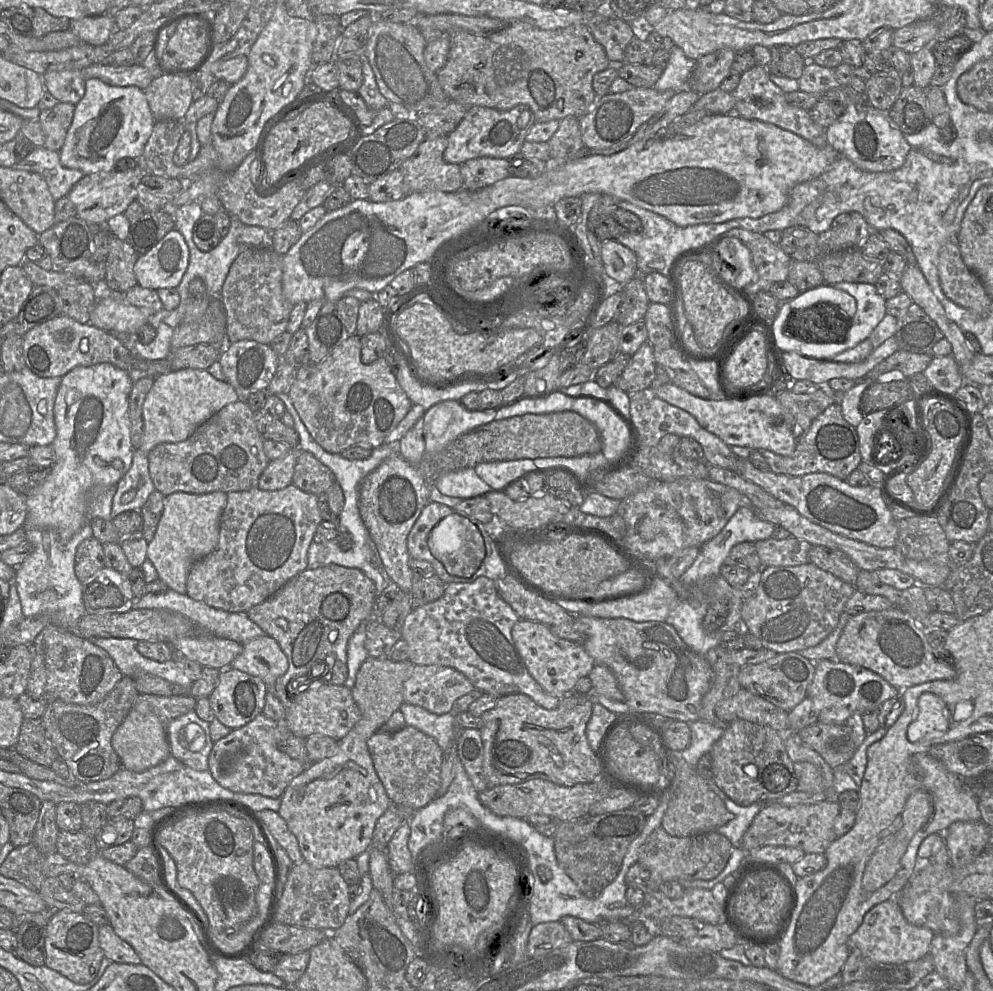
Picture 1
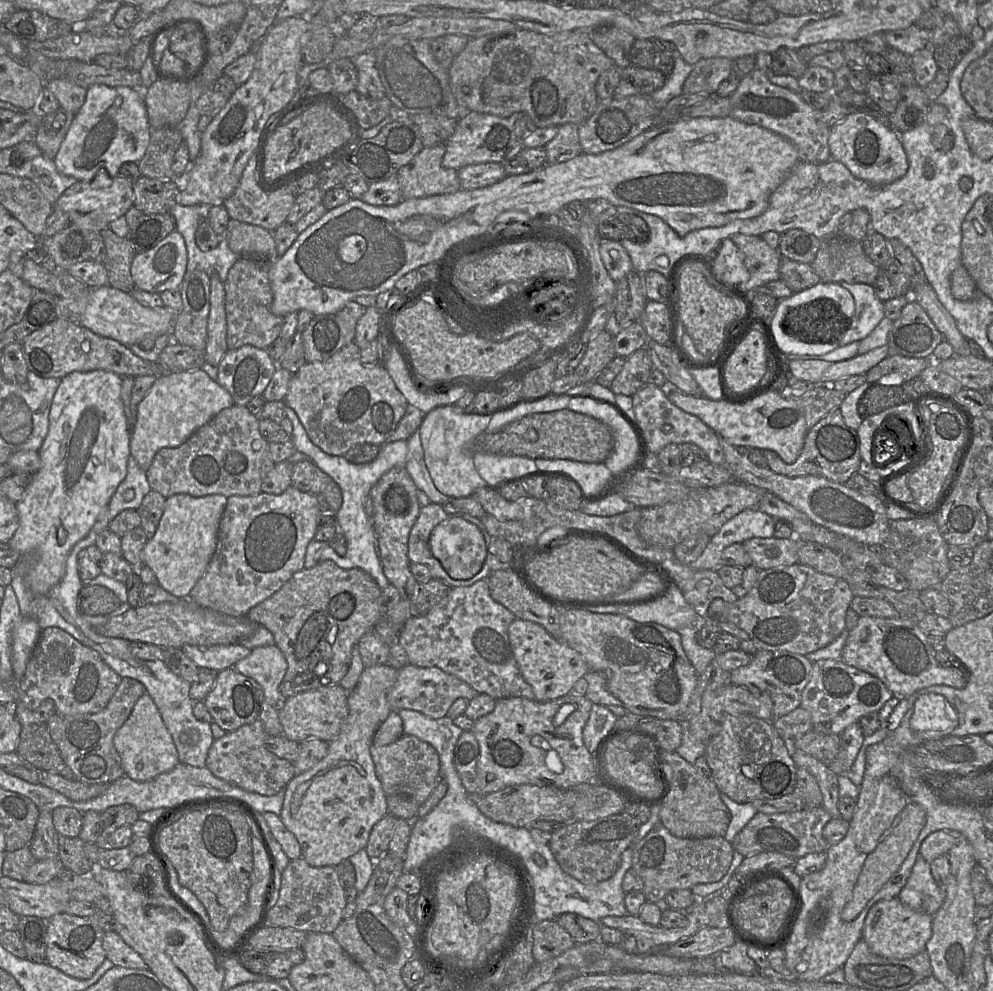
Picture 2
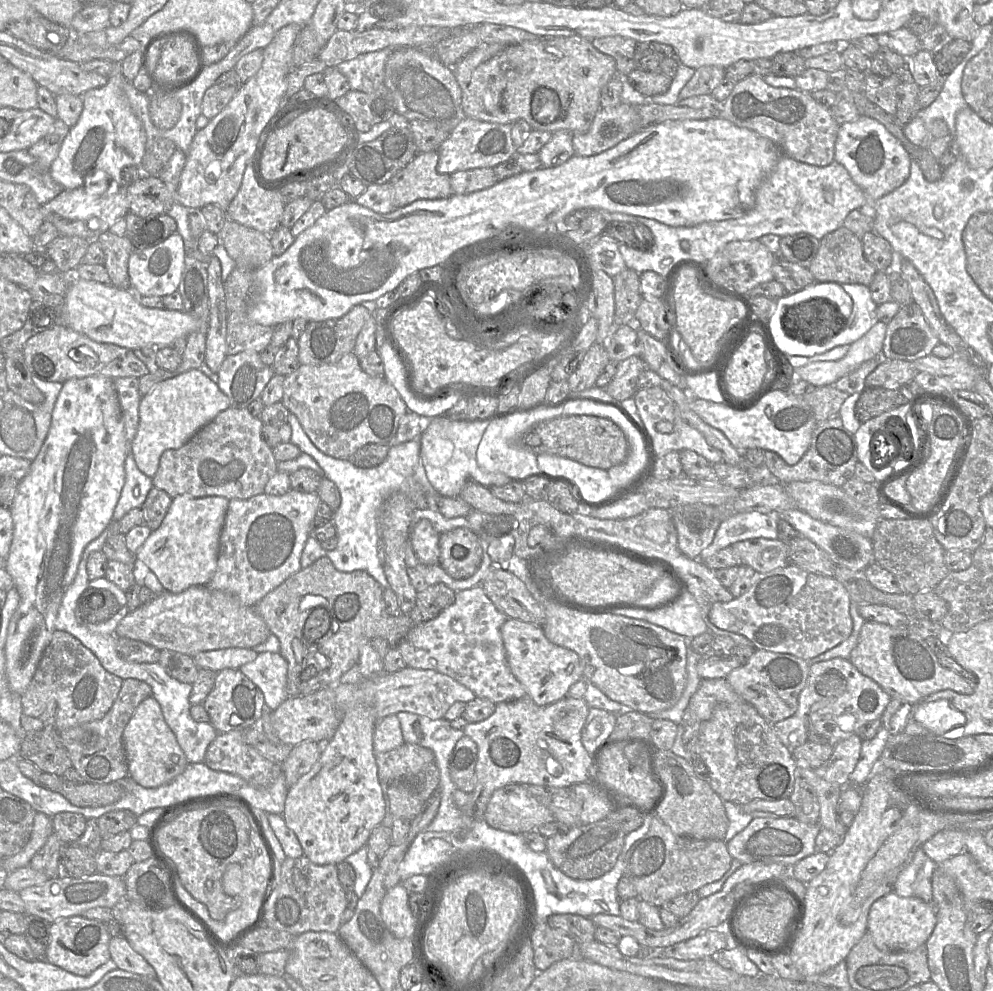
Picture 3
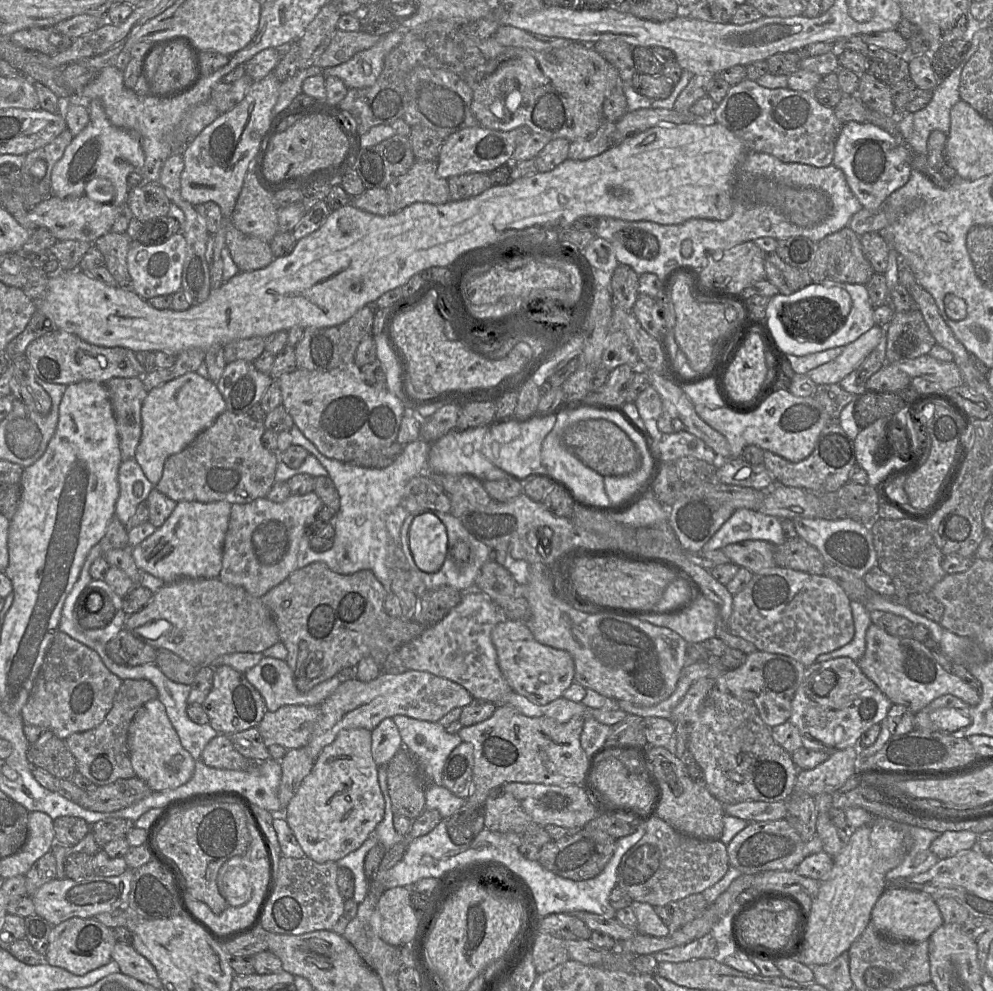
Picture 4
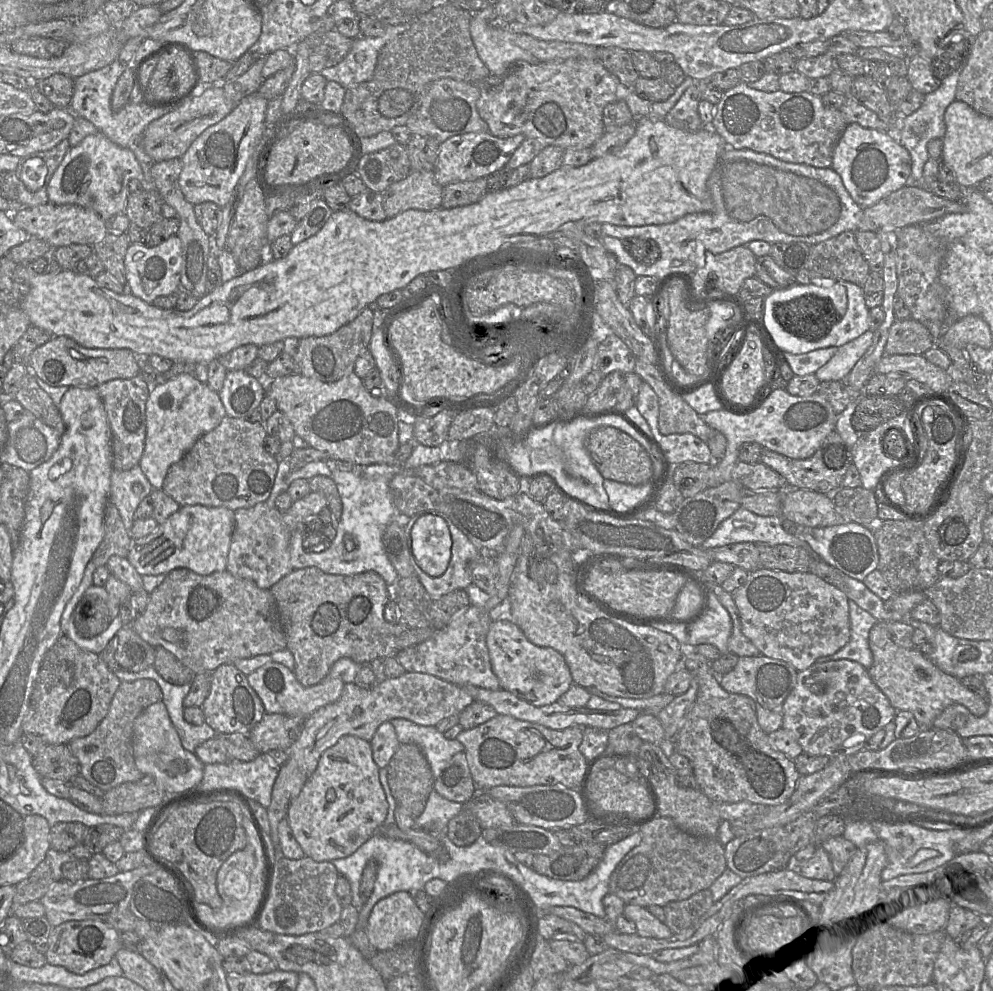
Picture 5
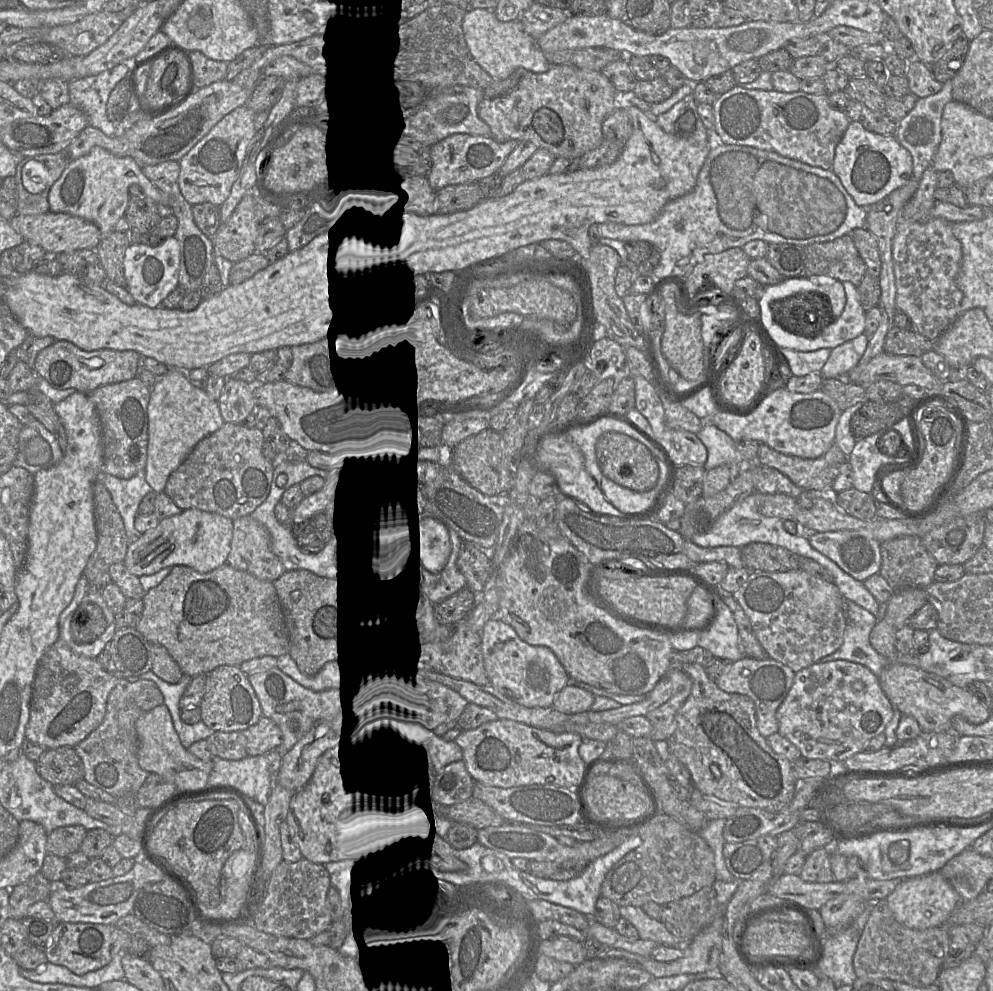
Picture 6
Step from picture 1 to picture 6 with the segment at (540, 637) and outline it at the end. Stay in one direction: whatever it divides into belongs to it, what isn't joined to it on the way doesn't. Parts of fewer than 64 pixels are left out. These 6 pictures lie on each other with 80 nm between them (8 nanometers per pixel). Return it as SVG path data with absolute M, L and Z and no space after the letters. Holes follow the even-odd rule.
M489 620L481 631L481 649L489 685L508 699L528 708L549 708L555 695L568 685L569 676L553 651L546 646L533 646L523 641L508 624Z

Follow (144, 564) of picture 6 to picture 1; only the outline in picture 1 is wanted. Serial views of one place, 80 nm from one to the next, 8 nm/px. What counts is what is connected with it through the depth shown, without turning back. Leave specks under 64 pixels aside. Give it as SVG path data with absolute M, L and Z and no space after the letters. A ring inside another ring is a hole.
M175 492L164 496L163 512L153 539L147 545L147 559L155 567L159 579L170 590L186 594L187 576L192 565L209 555L219 540L220 519L227 503L227 494Z

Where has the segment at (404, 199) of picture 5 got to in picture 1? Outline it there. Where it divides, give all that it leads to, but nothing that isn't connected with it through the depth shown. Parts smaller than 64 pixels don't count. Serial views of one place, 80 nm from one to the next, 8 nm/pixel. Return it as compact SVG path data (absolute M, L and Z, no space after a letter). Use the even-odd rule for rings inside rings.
M447 136L426 138L416 152L401 165L400 170L403 174L406 193L424 191L455 192L463 188L460 165L448 163L443 158L447 144Z

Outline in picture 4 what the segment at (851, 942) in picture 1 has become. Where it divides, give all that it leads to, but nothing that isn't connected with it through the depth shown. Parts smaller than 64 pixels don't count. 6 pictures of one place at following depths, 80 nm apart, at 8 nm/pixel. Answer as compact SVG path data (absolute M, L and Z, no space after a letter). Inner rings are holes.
M888 886L876 902L870 922L881 935L892 940L907 942L928 940L944 924L936 899L930 894L893 886Z

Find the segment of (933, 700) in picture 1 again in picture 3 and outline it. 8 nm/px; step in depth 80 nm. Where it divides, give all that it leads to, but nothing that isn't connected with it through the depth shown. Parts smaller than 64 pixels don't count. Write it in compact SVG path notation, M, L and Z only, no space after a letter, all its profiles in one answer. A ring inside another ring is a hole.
M941 699L928 703L920 701L916 720L930 730L930 734L943 736L954 728L964 726L967 718L963 712L956 709L948 700Z

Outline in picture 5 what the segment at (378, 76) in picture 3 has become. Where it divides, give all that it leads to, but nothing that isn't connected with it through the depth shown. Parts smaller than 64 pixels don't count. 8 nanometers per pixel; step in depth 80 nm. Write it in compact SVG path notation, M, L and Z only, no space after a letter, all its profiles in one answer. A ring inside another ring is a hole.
M411 23L388 25L385 33L379 37L359 36L355 38L346 57L337 65L321 70L319 74L322 75L327 81L337 82L344 89L355 87L362 82L370 80L374 74L378 53L381 48L397 35L408 30L410 28L410 24Z

